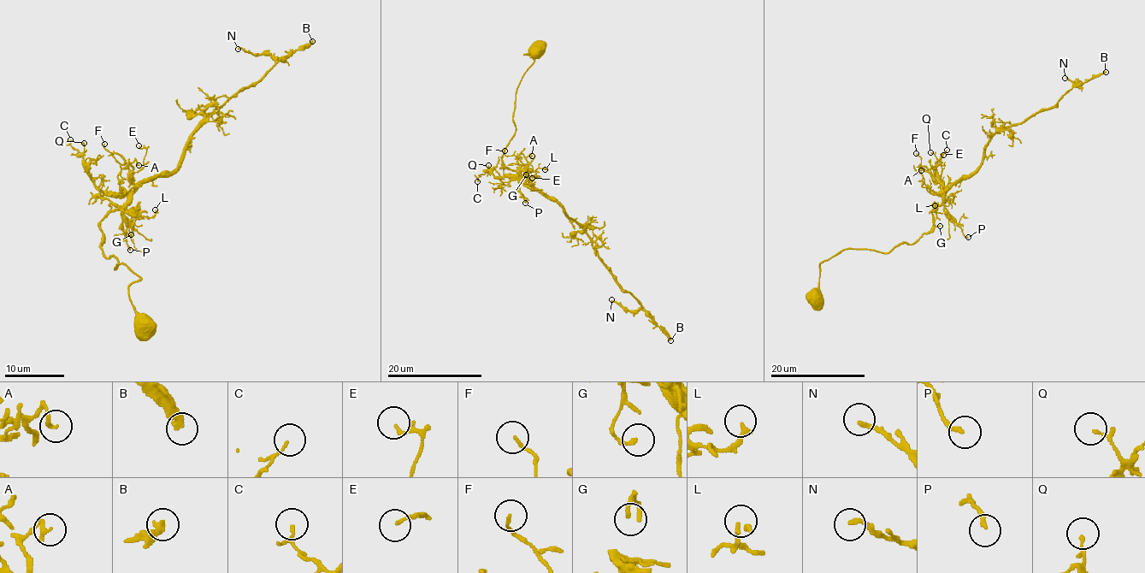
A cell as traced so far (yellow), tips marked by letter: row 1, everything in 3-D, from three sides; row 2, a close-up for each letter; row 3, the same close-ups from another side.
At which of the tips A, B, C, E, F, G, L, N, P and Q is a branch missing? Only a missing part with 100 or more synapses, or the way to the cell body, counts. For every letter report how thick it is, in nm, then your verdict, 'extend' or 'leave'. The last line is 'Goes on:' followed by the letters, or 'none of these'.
A: calibre 200 nm; leave
B: calibre 300 nm; extend
C: calibre 80 nm; leave
E: calibre 90 nm; leave
F: calibre 120 nm; leave
G: calibre 180 nm; leave
L: calibre 200 nm; leave
N: calibre 180 nm; leave
P: calibre 200 nm; leave
Q: calibre 140 nm; leave
Goes on: B

